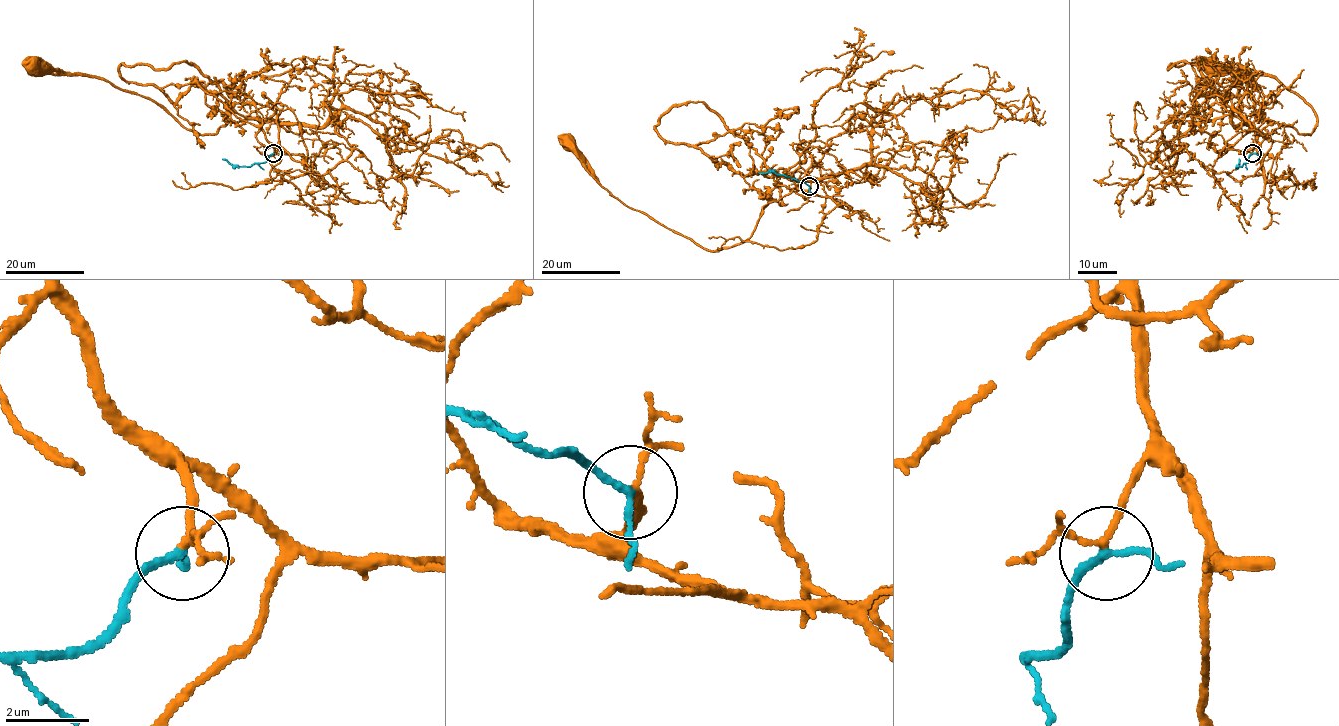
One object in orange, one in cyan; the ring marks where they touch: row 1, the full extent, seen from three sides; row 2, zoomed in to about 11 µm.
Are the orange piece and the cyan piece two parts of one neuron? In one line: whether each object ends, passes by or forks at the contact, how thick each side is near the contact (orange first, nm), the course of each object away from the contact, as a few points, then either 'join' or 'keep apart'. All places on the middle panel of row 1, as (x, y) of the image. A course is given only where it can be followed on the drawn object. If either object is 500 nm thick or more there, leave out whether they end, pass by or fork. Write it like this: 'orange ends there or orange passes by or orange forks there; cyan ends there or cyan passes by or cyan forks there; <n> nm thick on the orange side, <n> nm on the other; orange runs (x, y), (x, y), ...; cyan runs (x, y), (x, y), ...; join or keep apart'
orange passes by; cyan passes by; 140 nm thick on the orange side, 150 nm on the other; orange runs (809, 186), (768, 202), (751, 235), (739, 243), (709, 251), (616, 198), (567, 143); cyan runs (809, 186), (786, 175), (758, 172); join

